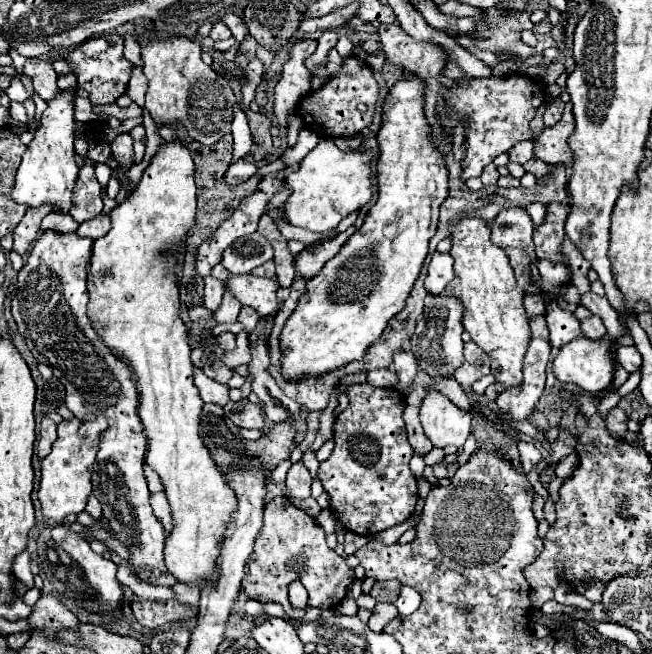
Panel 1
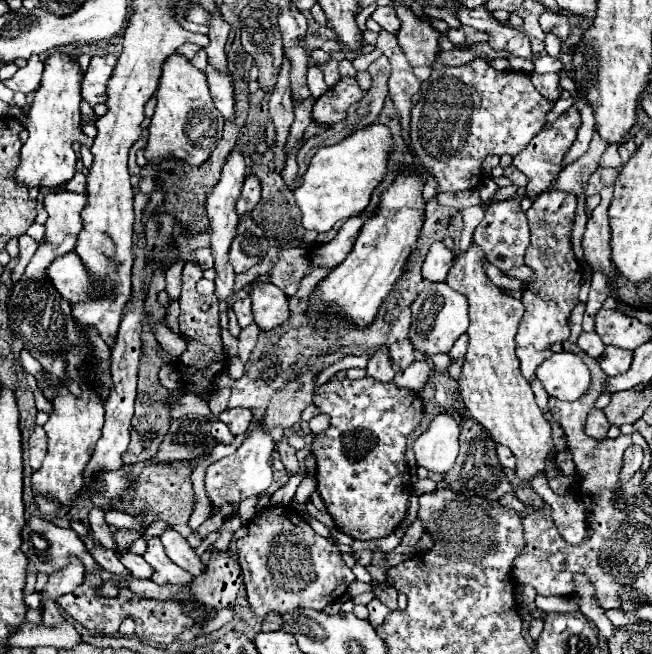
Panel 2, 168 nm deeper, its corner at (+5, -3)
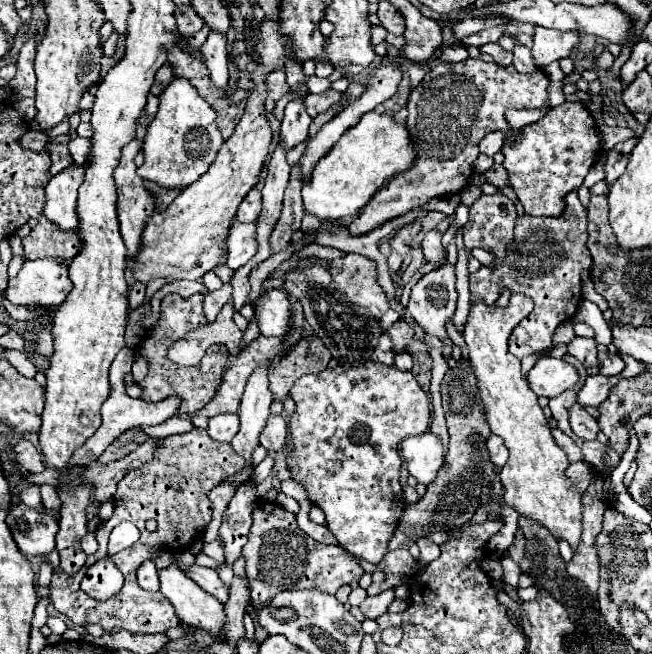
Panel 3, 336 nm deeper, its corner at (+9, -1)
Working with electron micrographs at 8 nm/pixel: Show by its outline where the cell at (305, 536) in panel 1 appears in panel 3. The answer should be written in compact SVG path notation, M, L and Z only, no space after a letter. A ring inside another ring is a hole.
M260 502L252 512L252 528L244 546L246 576L250 584L250 598L256 608L264 608L272 598L284 590L320 590L336 594L344 584L358 582L364 570L348 556L342 546L326 546L300 530L296 516L274 502Z

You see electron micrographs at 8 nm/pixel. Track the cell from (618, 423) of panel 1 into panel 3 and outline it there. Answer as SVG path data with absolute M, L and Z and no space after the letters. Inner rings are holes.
M580 404L572 406L570 410L570 426L584 440L596 440L596 434L600 432L596 418L590 416Z

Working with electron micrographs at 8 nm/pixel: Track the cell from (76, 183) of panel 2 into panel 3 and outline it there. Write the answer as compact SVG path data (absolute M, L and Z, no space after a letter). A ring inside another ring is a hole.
M74 138L68 148L70 148L70 154L74 158L74 166L84 166L84 160L86 160L86 154L88 154L88 146L90 146L90 140L88 138Z

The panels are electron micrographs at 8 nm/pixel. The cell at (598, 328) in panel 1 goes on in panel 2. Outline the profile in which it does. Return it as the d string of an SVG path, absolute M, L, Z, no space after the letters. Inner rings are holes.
M582 332L580 338L578 338L578 346L582 352L586 352L590 358L600 358L602 352L604 352L604 344L600 340L600 336L596 332Z

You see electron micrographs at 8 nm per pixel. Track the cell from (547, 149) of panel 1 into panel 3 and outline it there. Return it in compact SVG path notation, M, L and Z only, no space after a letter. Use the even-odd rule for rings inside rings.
M564 102L556 108L552 108L542 120L524 126L522 140L516 146L504 146L504 168L510 174L512 190L518 194L524 210L528 216L560 216L564 210L564 196L570 190L576 190L582 186L584 176L588 174L590 166L596 162L600 154L600 140L598 130L594 132L594 118L588 112L588 108L580 102Z

